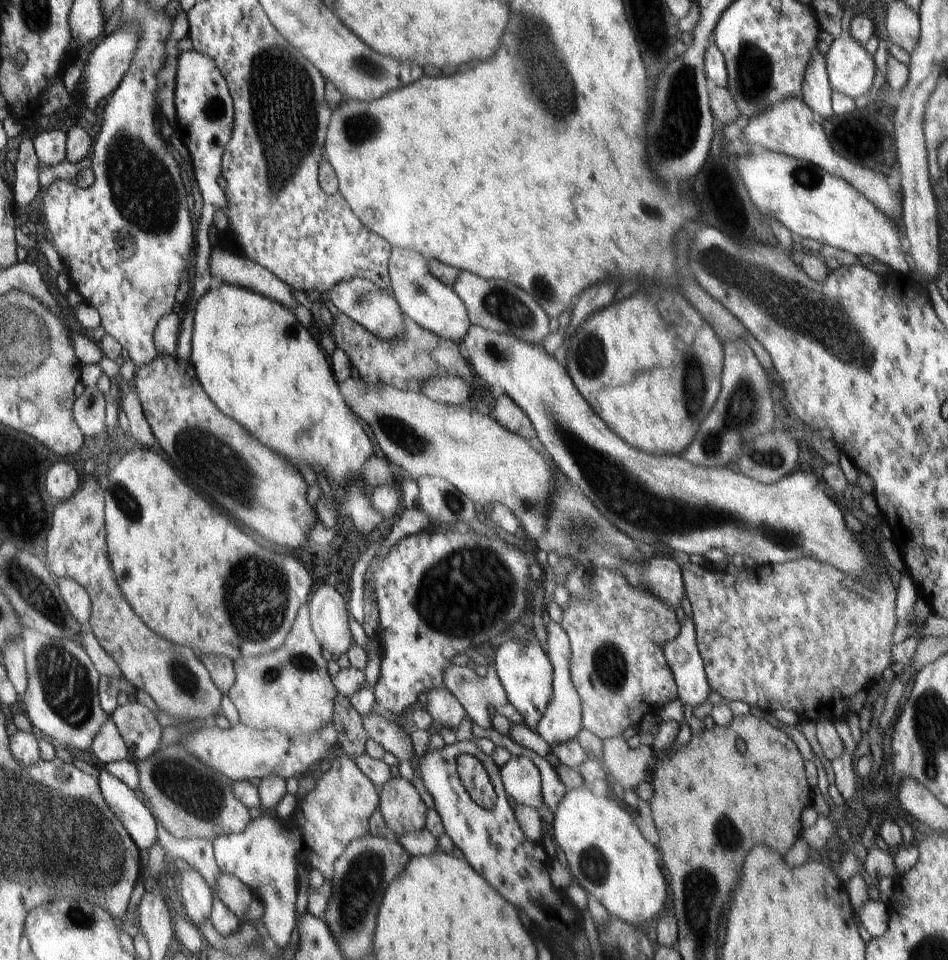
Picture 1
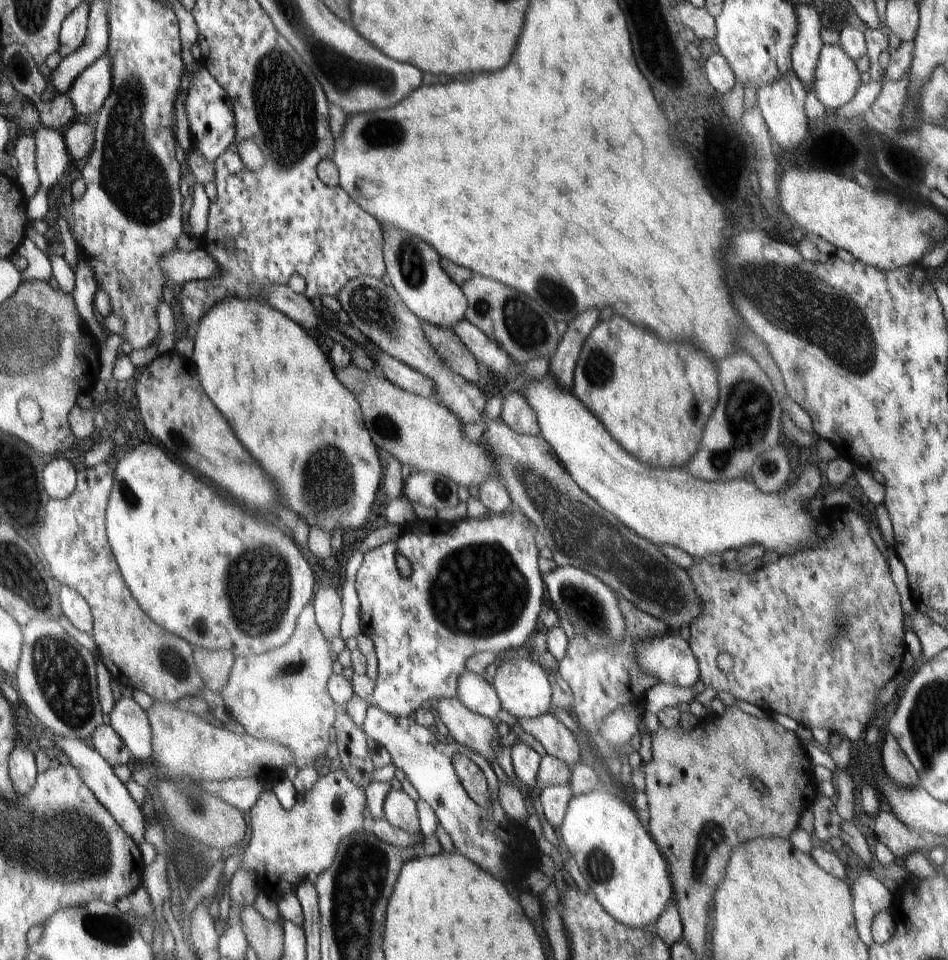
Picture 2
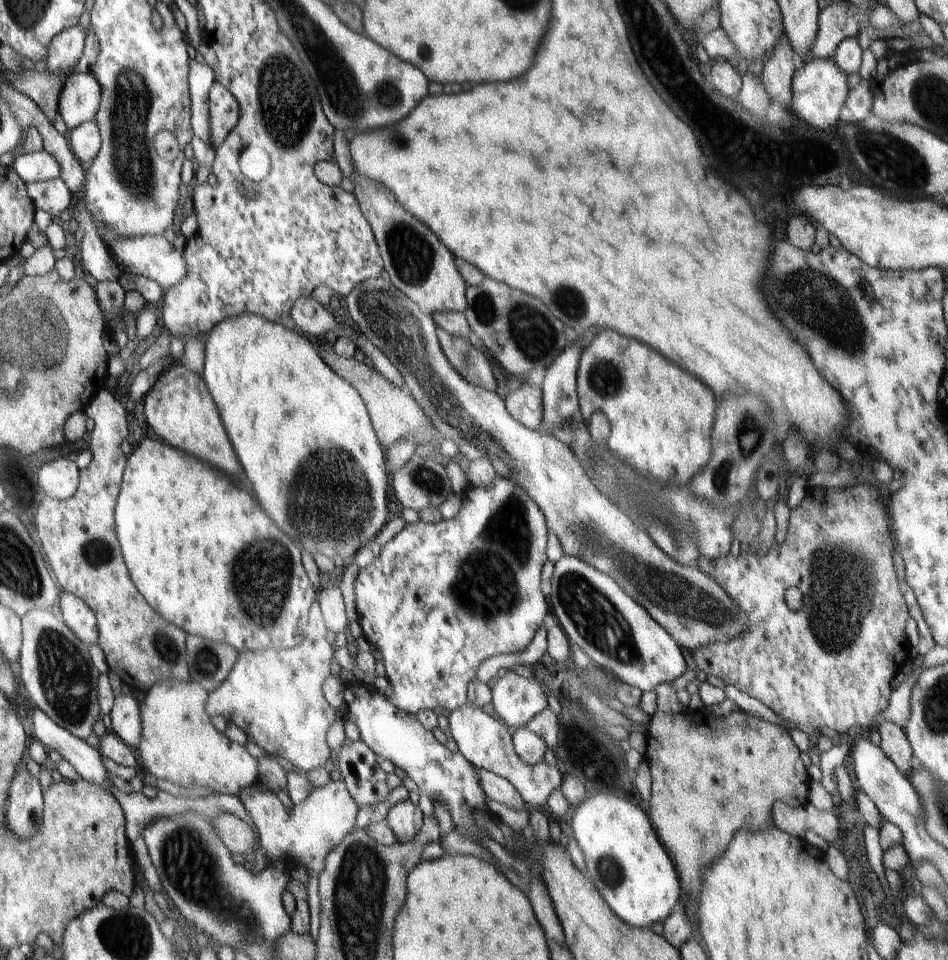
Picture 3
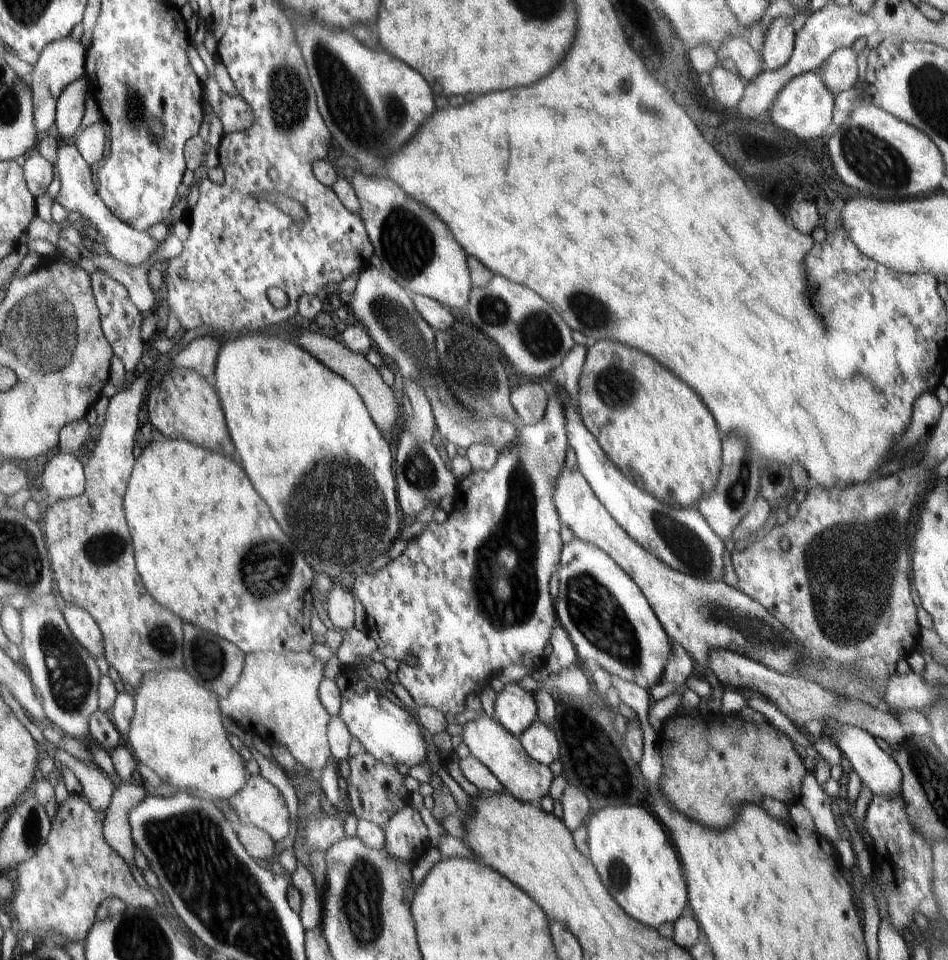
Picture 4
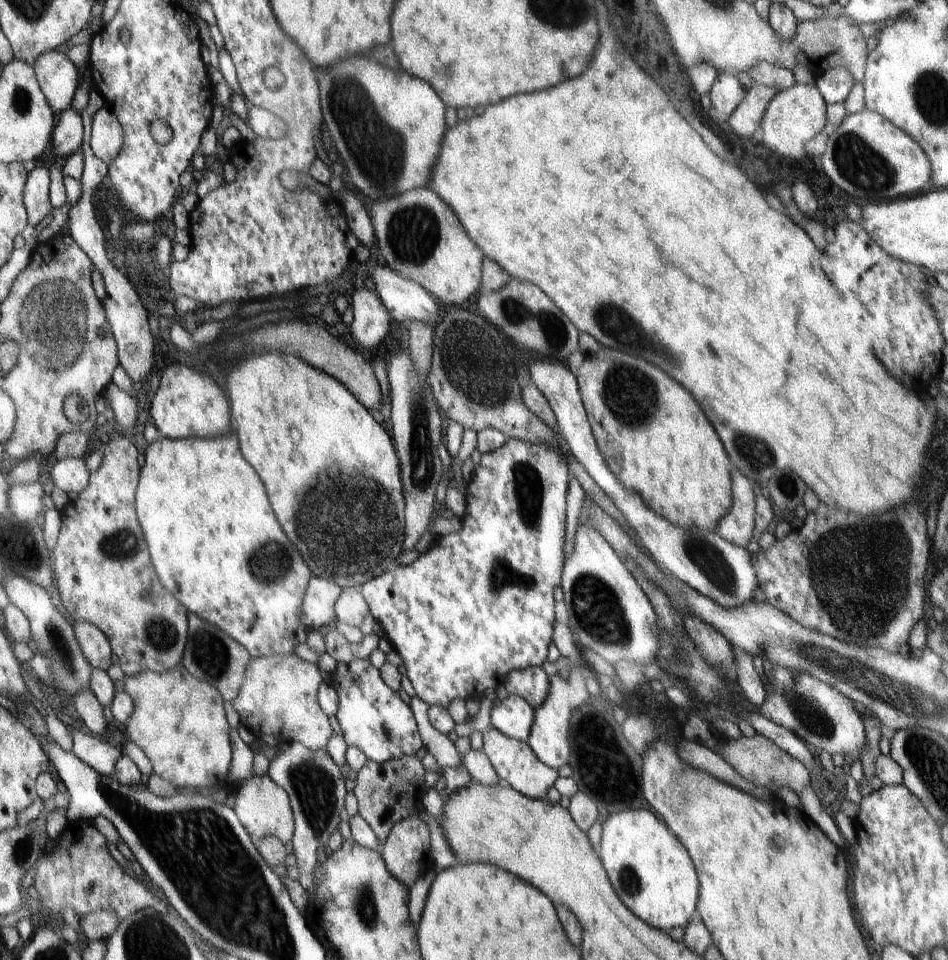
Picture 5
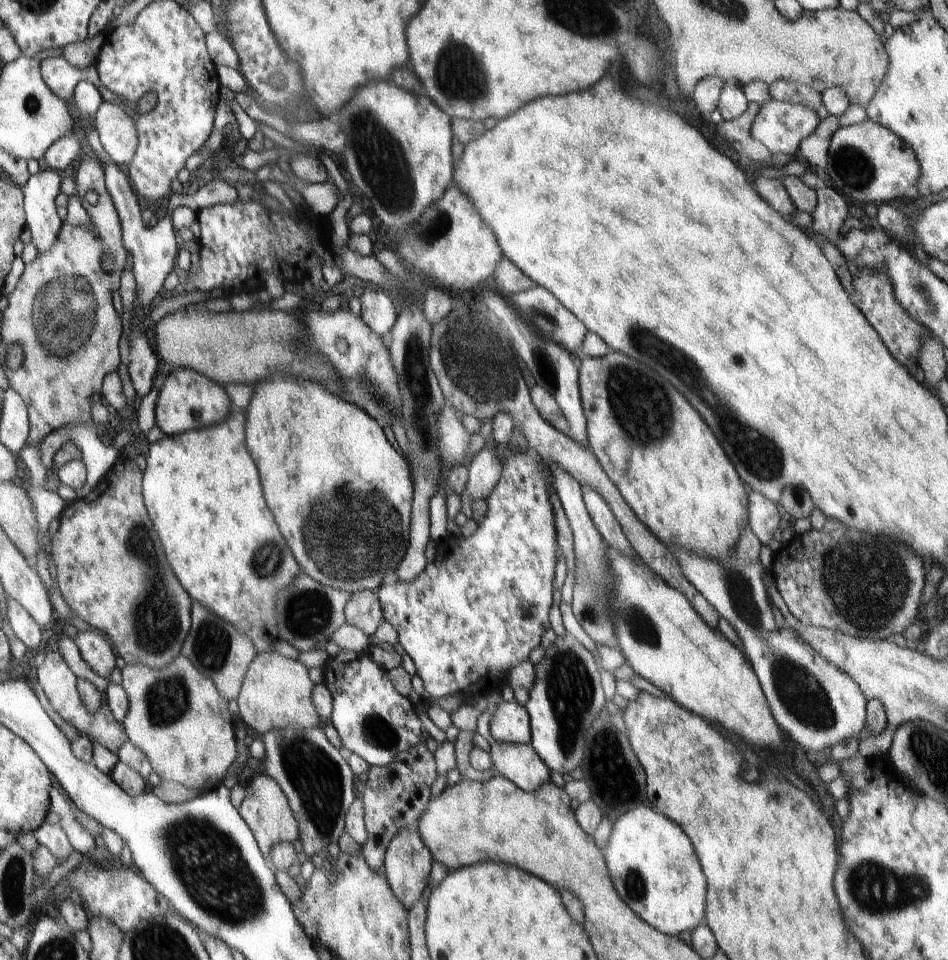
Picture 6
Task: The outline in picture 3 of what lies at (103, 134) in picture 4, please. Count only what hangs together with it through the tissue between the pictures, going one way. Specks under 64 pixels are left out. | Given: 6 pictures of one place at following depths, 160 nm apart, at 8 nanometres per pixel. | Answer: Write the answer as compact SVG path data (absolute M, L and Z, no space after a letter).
M94 120L86 121L66 133L72 152L82 164L92 162L99 155L101 136Z

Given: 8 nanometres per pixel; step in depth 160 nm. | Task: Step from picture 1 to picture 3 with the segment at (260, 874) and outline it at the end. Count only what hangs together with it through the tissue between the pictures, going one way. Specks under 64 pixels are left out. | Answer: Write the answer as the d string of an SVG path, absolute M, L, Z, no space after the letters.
M331 780L323 787L314 787L305 801L292 807L291 813L272 791L254 785L244 787L237 796L252 818L258 830L259 842L272 864L279 864L282 859L298 860L308 871L314 870L319 874L324 868L325 855L356 828L359 806L350 796L343 780Z

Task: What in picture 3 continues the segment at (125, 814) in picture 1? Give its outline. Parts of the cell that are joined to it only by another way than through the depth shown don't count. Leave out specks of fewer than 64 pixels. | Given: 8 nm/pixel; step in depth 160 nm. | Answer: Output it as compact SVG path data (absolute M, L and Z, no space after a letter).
M27 702L25 704L32 717L32 730L36 738L44 746L57 750L60 756L74 766L84 781L110 790L111 780L98 749L56 724L42 709Z

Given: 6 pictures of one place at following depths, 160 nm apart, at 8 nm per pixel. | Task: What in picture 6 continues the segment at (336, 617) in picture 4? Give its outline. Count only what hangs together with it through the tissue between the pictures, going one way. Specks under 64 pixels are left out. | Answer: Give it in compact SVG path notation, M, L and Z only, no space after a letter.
M376 592L352 593L344 612L346 623L358 627L371 639L376 628L385 620Z

